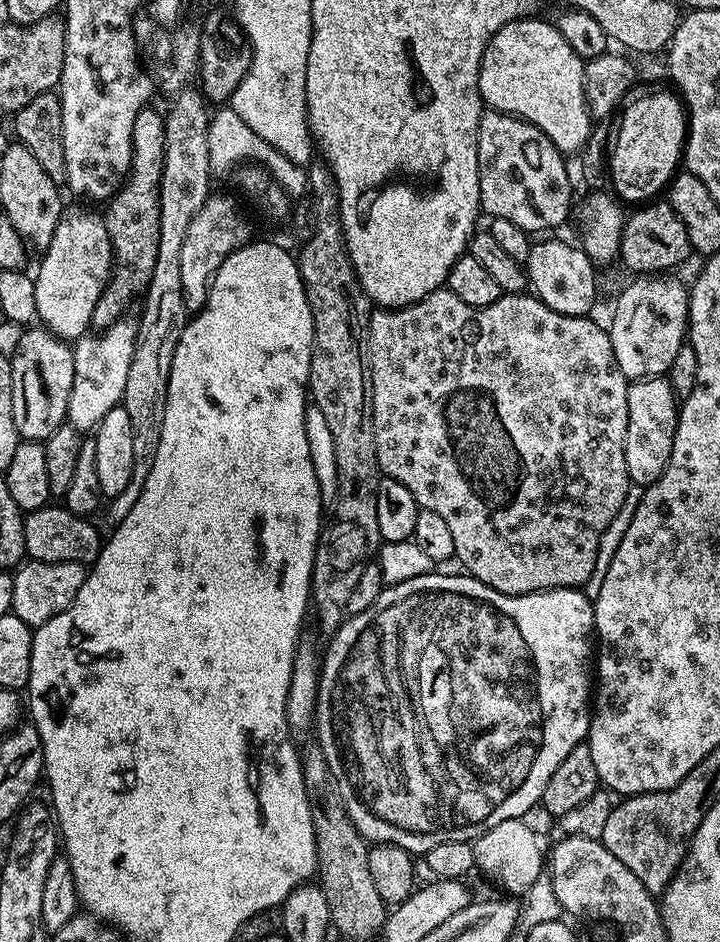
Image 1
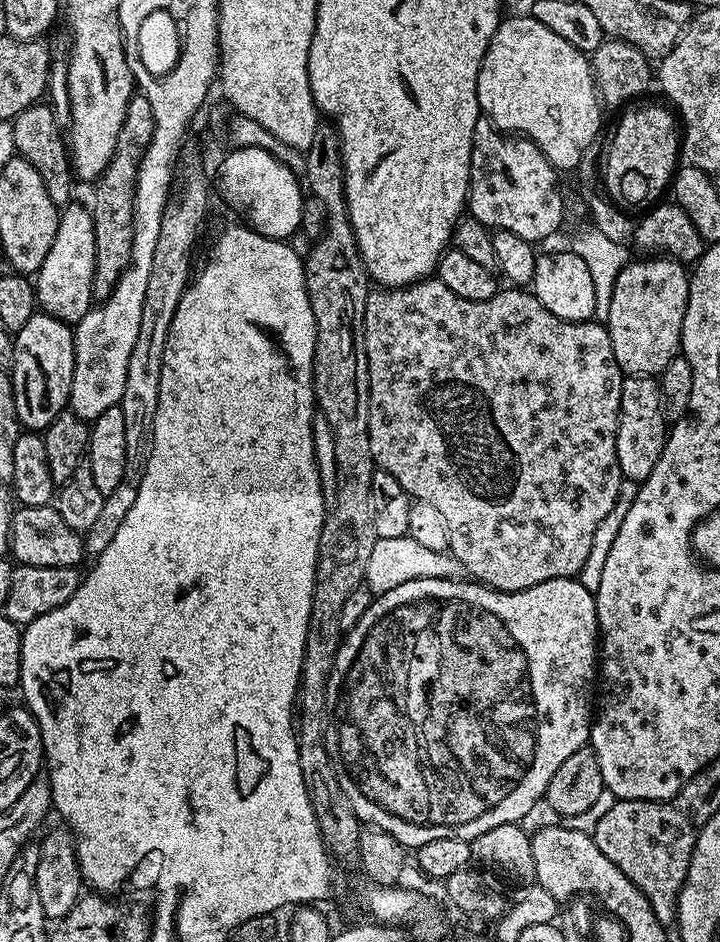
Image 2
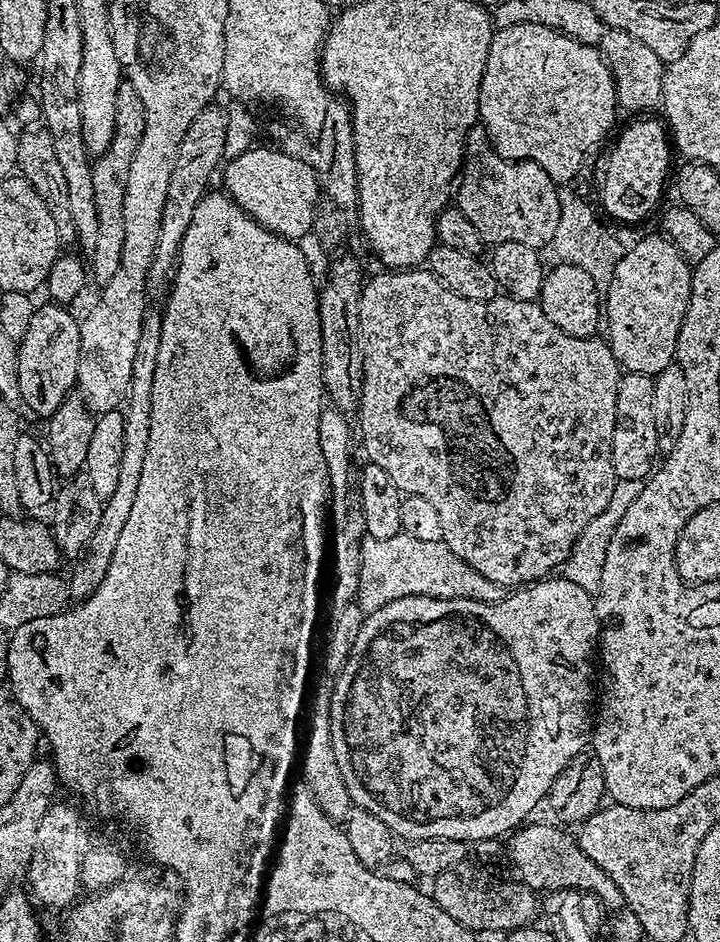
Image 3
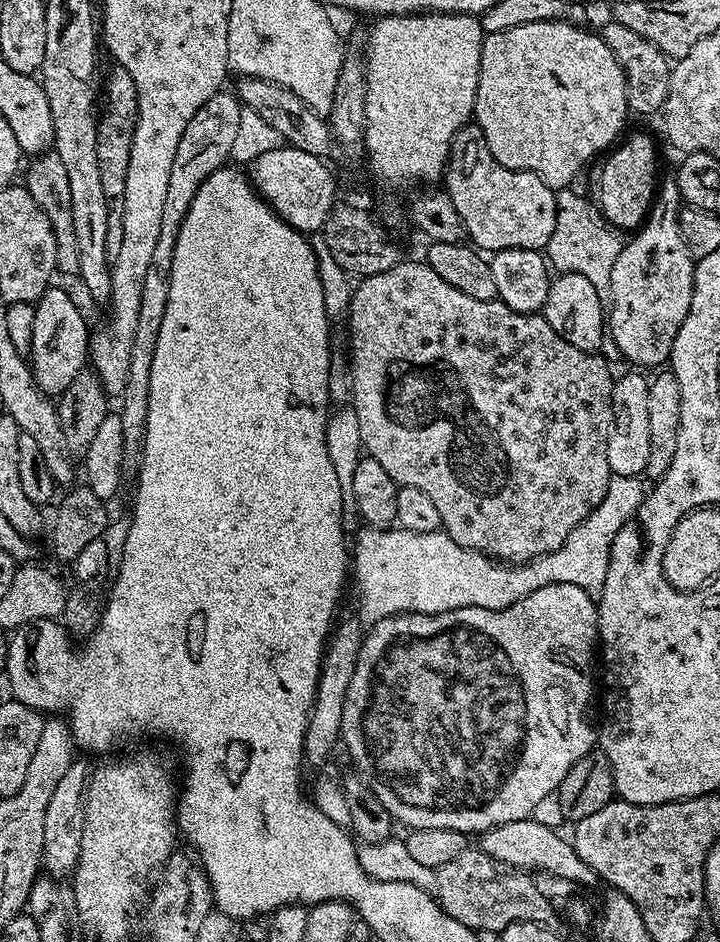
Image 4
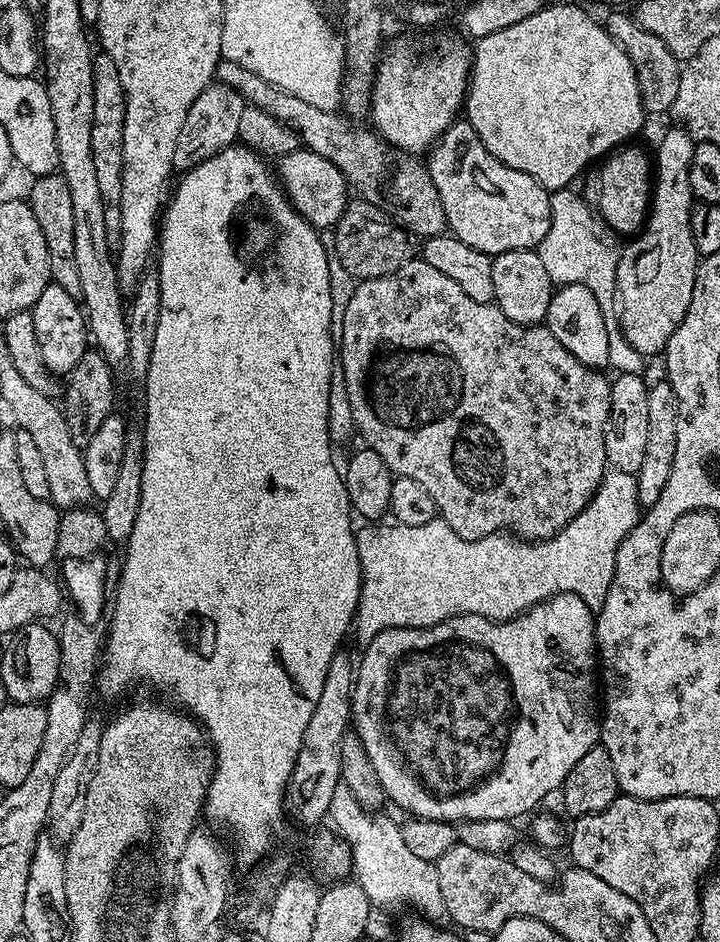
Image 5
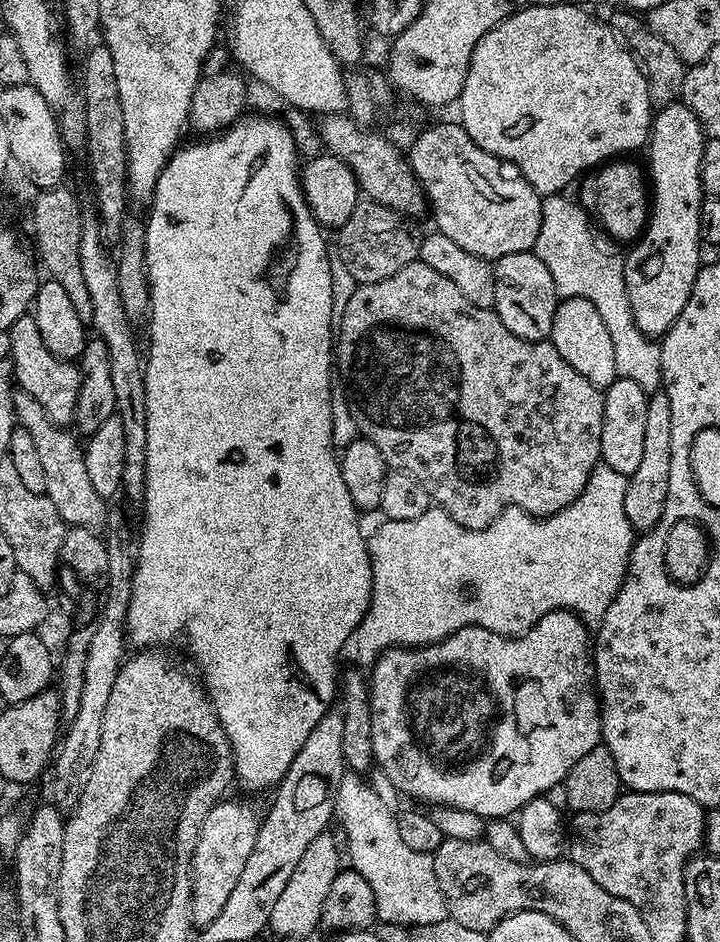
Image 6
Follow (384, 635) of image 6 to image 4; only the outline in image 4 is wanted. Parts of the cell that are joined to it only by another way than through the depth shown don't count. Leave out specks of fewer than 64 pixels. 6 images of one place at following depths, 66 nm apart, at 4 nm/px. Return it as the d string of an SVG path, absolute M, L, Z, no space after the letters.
M613 476L610 486L606 490L606 498L601 504L587 516L587 518L577 526L570 534L570 538L566 538L566 542L556 552L551 552L546 556L539 556L538 559L526 564L506 564L497 562L491 556L484 556L481 552L472 552L469 548L458 546L458 542L454 542L448 533L441 530L431 532L430 534L414 534L410 530L402 530L395 526L385 530L383 528L361 527L361 532L356 536L356 544L350 548L350 580L356 583L356 608L358 611L358 619L364 626L371 626L382 622L382 618L390 618L391 616L400 616L404 612L417 612L418 614L438 614L446 610L458 610L459 608L469 608L470 606L478 606L482 610L502 610L509 608L514 602L518 602L522 598L526 598L526 594L534 594L534 590L542 590L542 586L550 586L551 584L569 584L570 586L582 586L582 590L586 590L594 598L599 597L602 586L606 582L606 570L610 566L610 546L614 542L614 534L618 534L618 530L622 530L622 526L626 526L626 522L638 510L638 506L644 501L646 495L645 481L638 476Z

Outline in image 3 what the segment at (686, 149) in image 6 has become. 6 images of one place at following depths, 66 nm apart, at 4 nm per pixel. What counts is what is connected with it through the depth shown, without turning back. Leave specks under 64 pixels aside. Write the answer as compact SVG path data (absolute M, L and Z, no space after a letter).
M663 234L657 236L644 236L637 242L633 248L629 247L625 251L624 256L618 262L618 266L614 266L614 274L608 283L608 294L602 300L602 312L606 317L606 328L608 324L608 333L606 339L614 358L619 362L624 372L637 372L638 374L646 374L655 378L662 370L666 370L666 366L670 366L676 359L676 347L678 346L678 330L682 330L682 318L686 318L686 306L690 302L690 286L692 285L692 268L682 253L677 252L676 245Z

